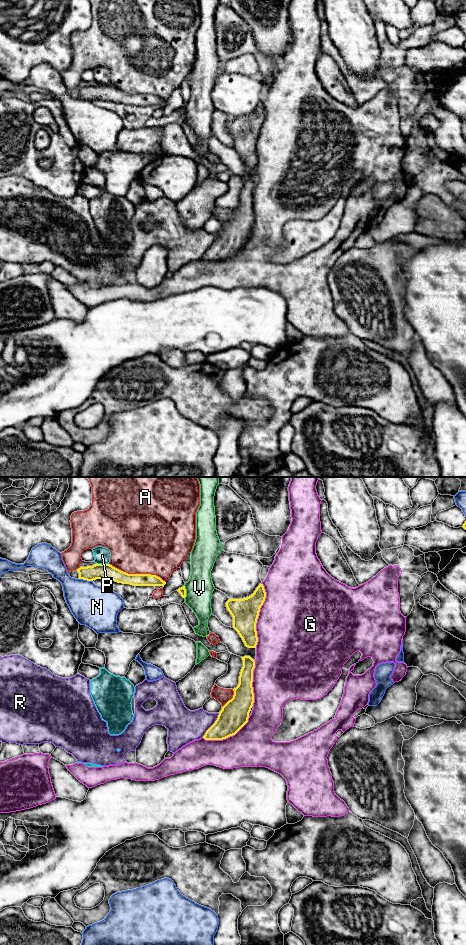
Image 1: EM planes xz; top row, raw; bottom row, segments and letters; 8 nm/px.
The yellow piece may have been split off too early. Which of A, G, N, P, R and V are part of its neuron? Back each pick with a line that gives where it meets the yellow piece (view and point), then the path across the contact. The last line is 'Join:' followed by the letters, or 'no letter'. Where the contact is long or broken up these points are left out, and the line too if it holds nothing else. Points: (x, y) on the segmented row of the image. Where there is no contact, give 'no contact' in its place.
Join: no letter

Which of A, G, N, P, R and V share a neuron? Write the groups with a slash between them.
A / G / N / P / R / V

